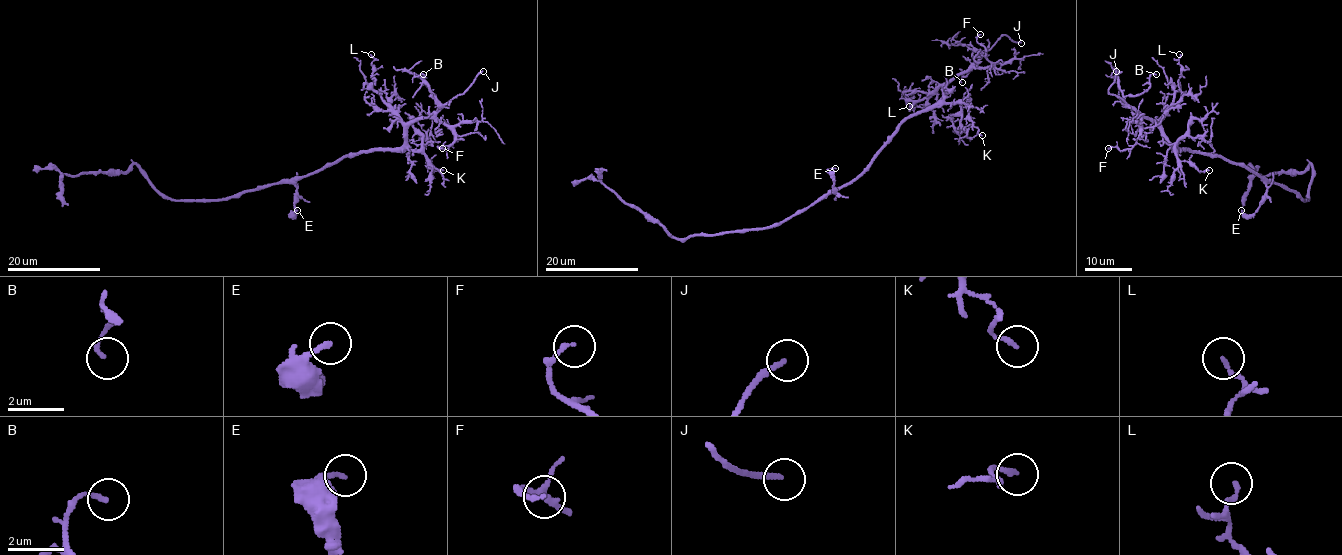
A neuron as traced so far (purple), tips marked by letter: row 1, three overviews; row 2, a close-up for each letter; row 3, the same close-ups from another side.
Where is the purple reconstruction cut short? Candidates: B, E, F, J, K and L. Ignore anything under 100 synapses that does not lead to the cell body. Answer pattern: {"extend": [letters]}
{"extend": ["J"]}

